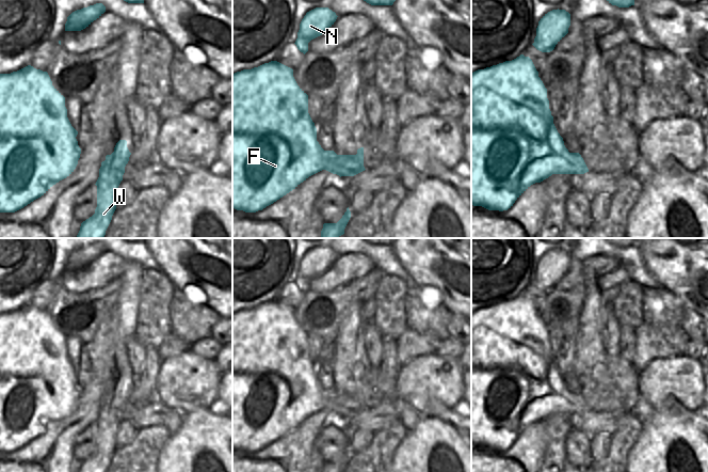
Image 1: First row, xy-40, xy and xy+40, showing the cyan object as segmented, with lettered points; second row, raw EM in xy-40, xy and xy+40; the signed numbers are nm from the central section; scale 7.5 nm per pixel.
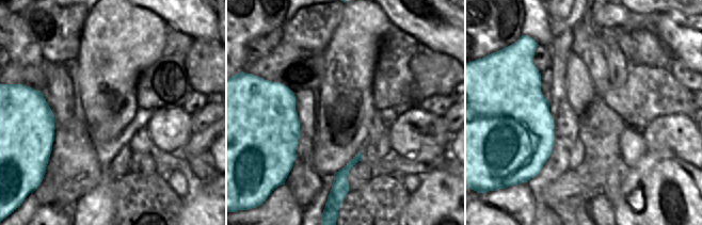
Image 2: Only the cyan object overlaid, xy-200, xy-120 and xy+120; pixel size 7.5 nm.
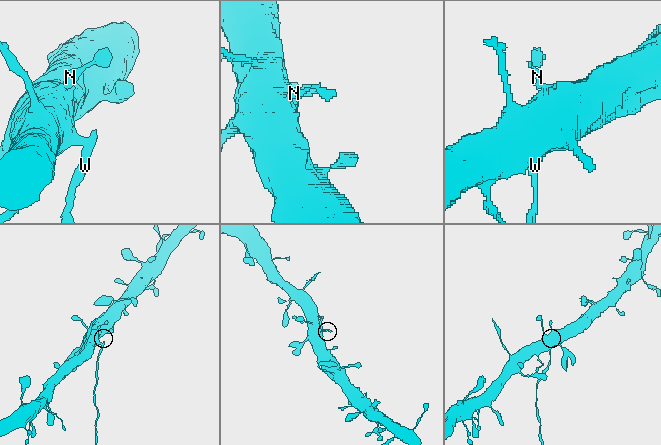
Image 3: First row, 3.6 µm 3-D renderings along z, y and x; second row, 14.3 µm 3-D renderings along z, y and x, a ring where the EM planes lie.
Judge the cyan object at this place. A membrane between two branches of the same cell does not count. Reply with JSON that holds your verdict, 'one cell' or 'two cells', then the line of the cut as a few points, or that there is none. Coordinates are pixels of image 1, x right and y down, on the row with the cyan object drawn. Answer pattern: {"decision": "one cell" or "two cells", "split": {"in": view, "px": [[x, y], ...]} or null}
{"decision": "two cells", "split": {"in": "xy+40", "px": [[565, 148], [561, 155], [574, 167], [575, 173]]}}

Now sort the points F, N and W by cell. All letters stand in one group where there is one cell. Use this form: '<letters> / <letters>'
F N / W

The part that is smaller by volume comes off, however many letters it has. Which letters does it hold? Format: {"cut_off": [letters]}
{"cut_off": ["W"]}

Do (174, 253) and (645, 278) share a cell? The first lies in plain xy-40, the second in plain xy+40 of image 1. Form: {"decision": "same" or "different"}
{"decision": "different"}

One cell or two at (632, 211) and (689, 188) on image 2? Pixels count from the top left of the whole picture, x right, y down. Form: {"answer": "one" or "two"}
{"answer": "one"}

